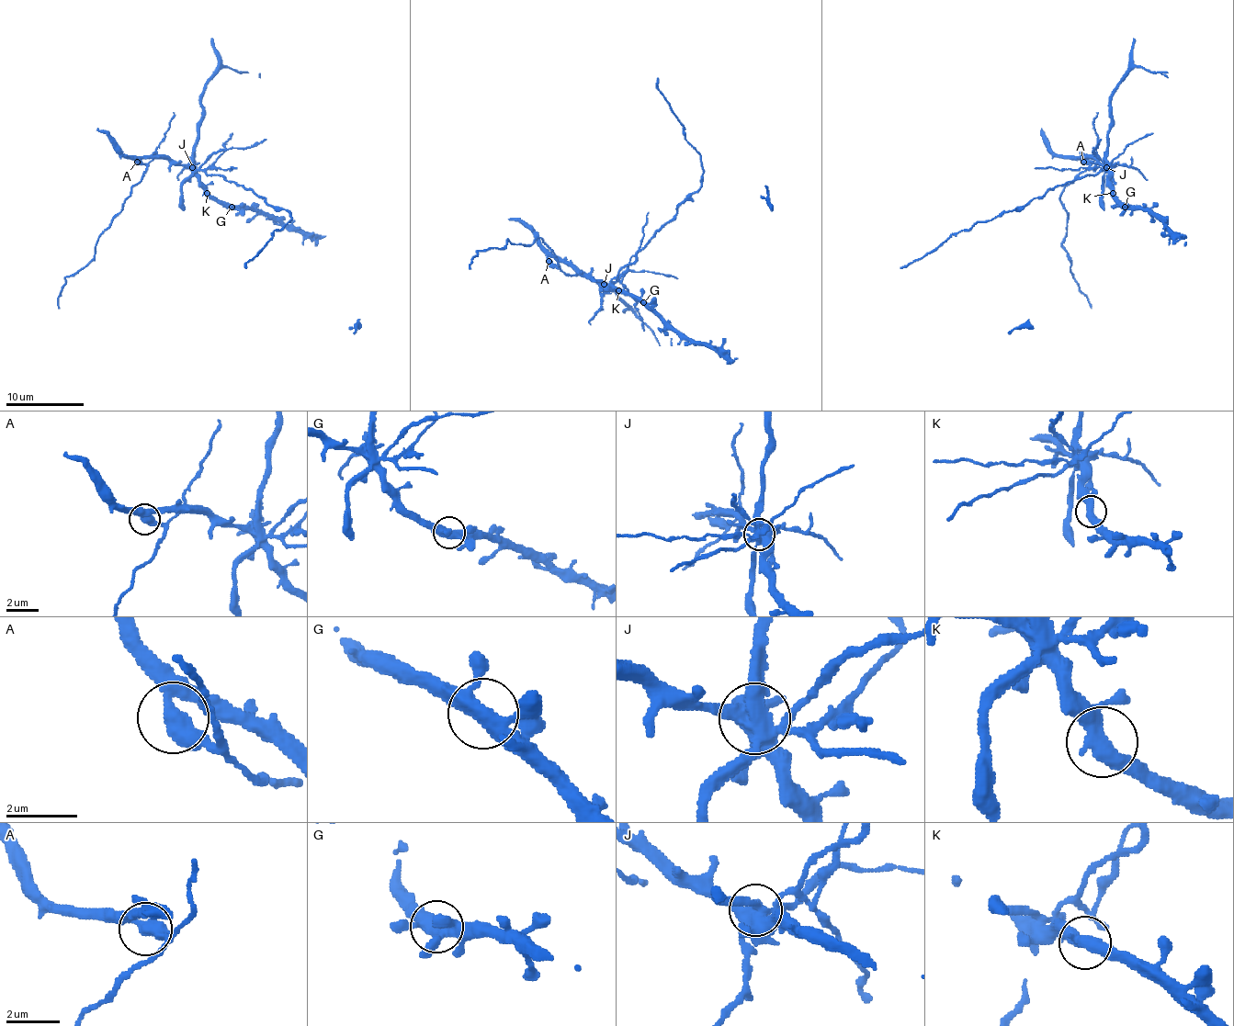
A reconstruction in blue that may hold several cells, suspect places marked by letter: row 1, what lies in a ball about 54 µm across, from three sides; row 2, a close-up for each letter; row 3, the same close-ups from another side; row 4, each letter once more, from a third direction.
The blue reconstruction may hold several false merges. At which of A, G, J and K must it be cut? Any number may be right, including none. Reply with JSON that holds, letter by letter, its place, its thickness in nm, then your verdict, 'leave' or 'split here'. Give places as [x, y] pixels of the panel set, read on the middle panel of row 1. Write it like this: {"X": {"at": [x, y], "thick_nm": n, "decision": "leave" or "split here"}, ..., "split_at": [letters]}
{"A": {"at": [549, 261], "thick_nm": 460, "decision": "split here"}, "G": {"at": [643, 302], "thick_nm": 400, "decision": "leave"}, "J": {"at": [604, 284], "thick_nm": 500, "decision": "split here"}, "K": {"at": [618, 290], "thick_nm": 400, "decision": "leave"}, "split_at": ["A", "J"]}

